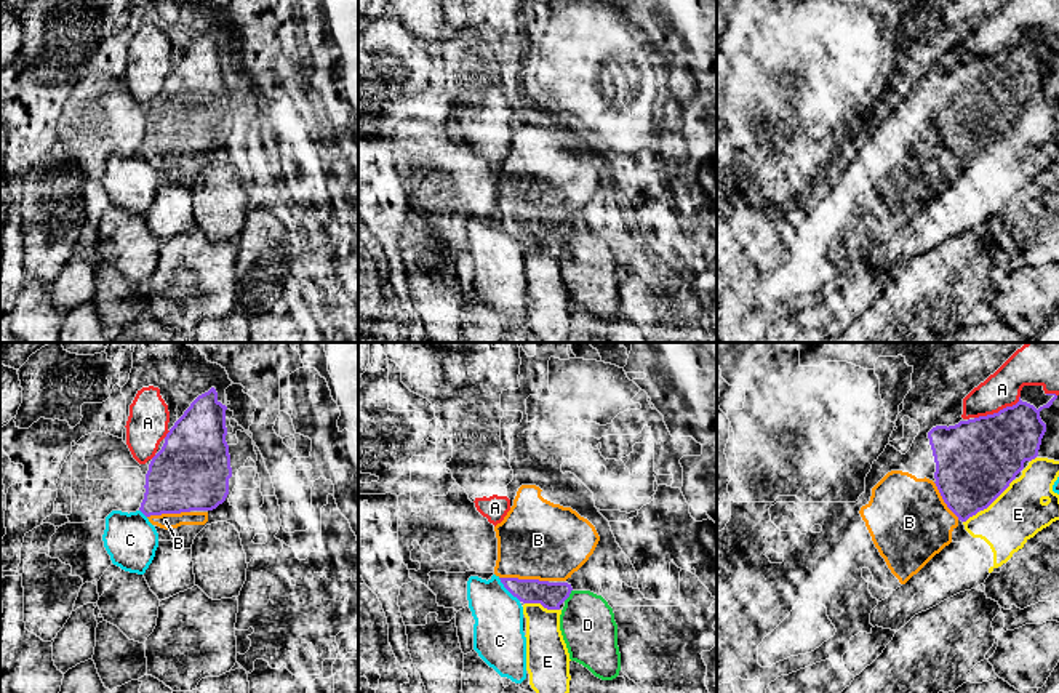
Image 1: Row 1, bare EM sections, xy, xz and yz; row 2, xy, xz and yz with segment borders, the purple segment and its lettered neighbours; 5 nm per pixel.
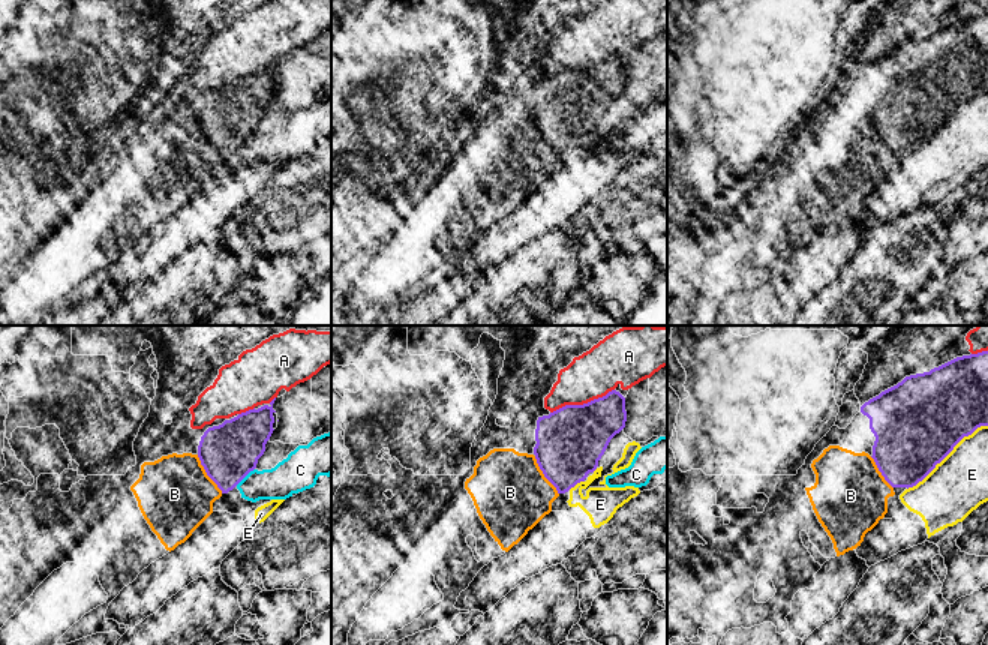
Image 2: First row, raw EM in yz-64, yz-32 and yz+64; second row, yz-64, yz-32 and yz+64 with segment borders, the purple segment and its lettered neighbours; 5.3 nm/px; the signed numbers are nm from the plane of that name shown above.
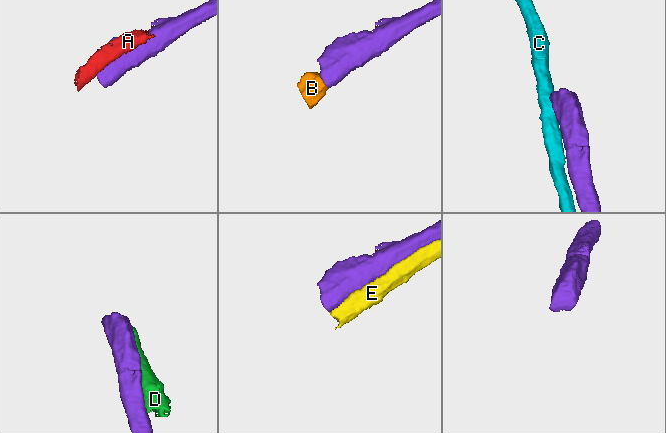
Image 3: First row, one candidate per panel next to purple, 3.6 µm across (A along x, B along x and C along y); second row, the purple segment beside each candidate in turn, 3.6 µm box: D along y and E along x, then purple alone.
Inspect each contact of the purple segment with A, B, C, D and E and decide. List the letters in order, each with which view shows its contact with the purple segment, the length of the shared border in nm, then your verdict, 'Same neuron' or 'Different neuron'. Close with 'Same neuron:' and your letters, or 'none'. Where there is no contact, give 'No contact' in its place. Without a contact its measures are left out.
A: Touches purple in yz. Shared border 260 nm. Different neuron
B: Touches purple in xz. Shared border 240 nm. Same neuron
C: Touches purple in xz. Shared border 170 nm. Different neuron
D: Touches purple in xz. Shared border 80 nm. Different neuron
E: Touches purple in xz. Shared border 180 nm. Different neuron
Same neuron: B

